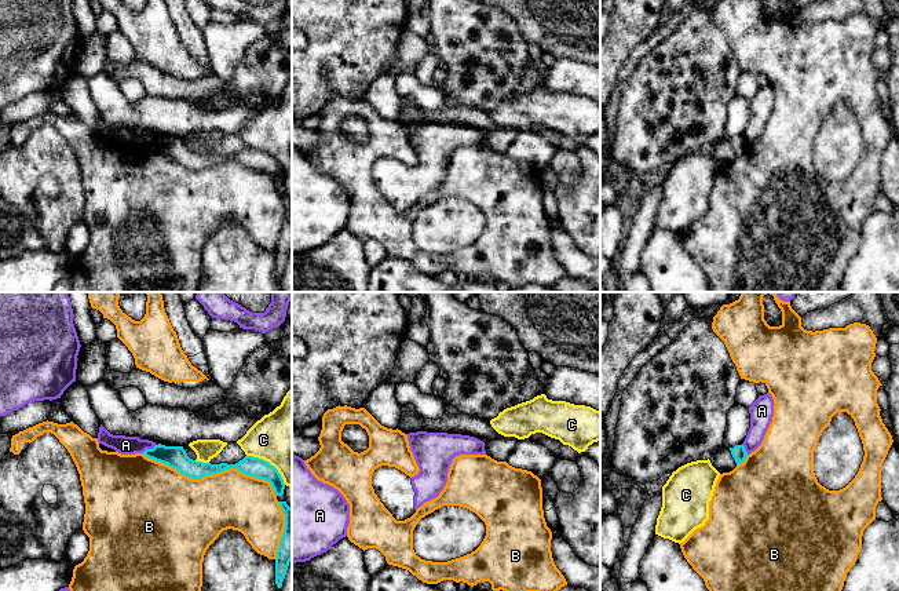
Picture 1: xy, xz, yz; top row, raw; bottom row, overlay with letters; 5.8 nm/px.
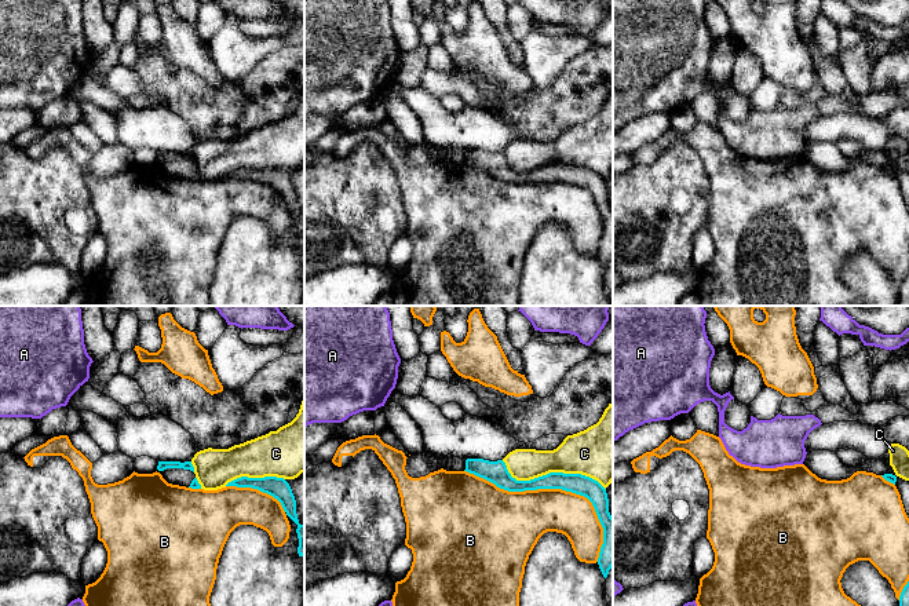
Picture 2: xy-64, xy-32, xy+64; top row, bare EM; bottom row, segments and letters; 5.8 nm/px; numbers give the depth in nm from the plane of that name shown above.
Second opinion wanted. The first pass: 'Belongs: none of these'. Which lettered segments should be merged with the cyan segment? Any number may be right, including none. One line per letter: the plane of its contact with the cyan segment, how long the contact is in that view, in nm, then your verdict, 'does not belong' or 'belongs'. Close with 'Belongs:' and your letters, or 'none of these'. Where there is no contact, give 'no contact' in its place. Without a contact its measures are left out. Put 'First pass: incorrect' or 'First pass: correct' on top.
First pass: correct
A: xy | 100 nm | does not belong
B: xy | 800 nm | does not belong
C: xy | 280 nm | does not belong
Belongs: none of these

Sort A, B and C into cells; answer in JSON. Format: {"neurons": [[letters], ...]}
{"neurons": [["A"], ["B"], ["C"]]}

